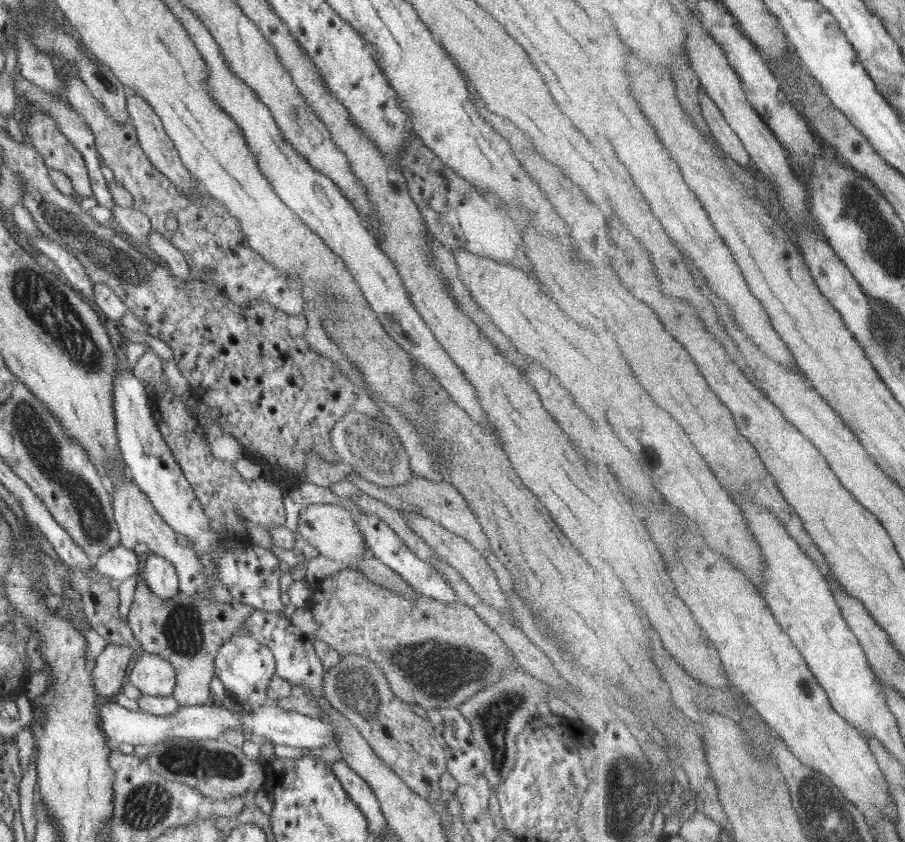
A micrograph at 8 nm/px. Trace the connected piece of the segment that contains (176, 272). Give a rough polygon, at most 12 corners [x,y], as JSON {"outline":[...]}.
{"outline":[[152,230],[149,250],[168,265],[180,283],[190,282],[184,255],[160,232]]}

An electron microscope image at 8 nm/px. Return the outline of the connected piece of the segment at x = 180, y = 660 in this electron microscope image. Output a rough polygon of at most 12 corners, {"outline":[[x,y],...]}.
{"outline":[[137,582],[141,653],[171,662],[181,706],[213,701],[218,649],[254,611]]}

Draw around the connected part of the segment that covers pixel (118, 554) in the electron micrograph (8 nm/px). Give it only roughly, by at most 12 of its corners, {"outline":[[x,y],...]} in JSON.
{"outline":[[121,544],[96,560],[115,582],[142,569],[142,558]]}

